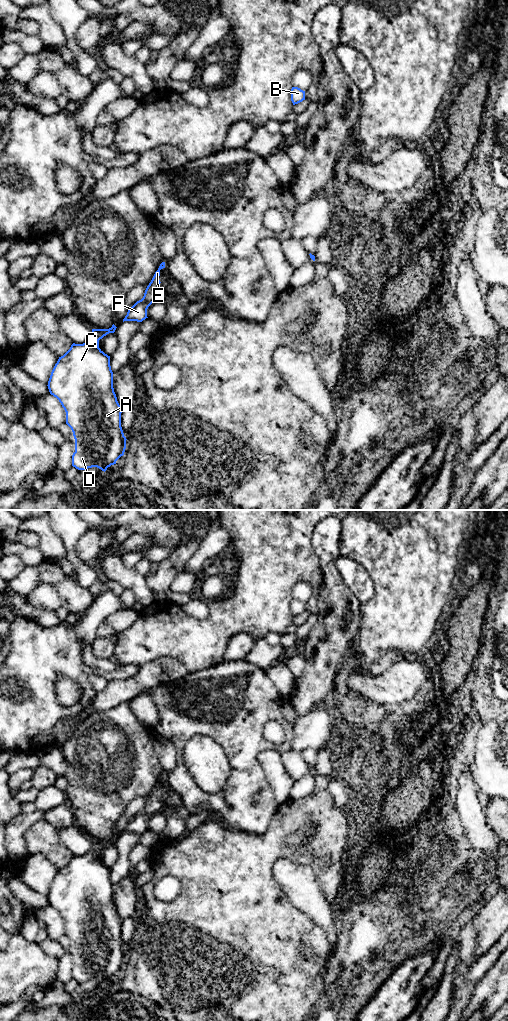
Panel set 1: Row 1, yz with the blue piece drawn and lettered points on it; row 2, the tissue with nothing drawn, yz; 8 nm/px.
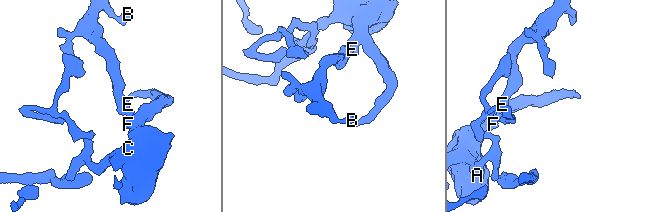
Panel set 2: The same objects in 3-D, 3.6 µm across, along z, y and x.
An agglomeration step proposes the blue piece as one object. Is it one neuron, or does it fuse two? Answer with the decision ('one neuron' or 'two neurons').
one neuron

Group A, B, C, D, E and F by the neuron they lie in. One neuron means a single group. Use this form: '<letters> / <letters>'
A B C D E F

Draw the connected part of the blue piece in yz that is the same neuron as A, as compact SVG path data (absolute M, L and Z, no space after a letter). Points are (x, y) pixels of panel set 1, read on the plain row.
M116 838L109 841L92 841L89 854L73 855L70 861L55 876L48 901L56 909L66 924L66 936L71 940L75 951L75 964L72 978L78 982L97 979L106 983L108 979L124 967L126 949L121 939L122 920L113 900L113 884L110 868L99 860L99 852L114 845Z

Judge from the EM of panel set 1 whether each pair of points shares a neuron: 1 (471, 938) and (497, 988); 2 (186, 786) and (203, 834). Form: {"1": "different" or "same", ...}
{"1": "different", "2": "different"}

